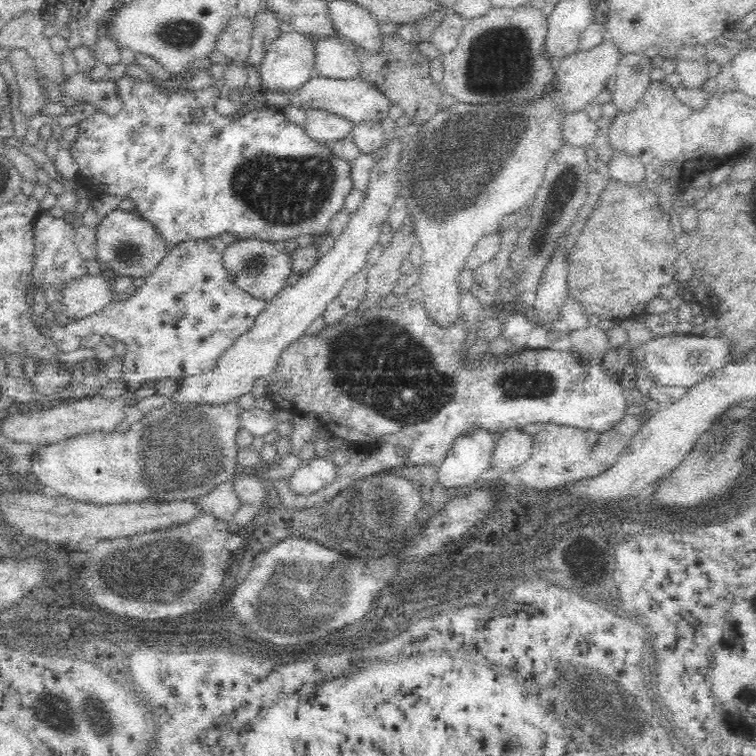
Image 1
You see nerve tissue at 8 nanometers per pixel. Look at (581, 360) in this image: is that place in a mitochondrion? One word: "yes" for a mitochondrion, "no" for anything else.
no

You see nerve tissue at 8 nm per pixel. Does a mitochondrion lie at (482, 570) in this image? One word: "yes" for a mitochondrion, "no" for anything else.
yes

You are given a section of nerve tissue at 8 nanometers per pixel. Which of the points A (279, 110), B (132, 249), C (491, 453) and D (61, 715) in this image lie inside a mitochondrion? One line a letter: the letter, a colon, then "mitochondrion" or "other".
A: other
B: mitochondrion
C: other
D: mitochondrion

